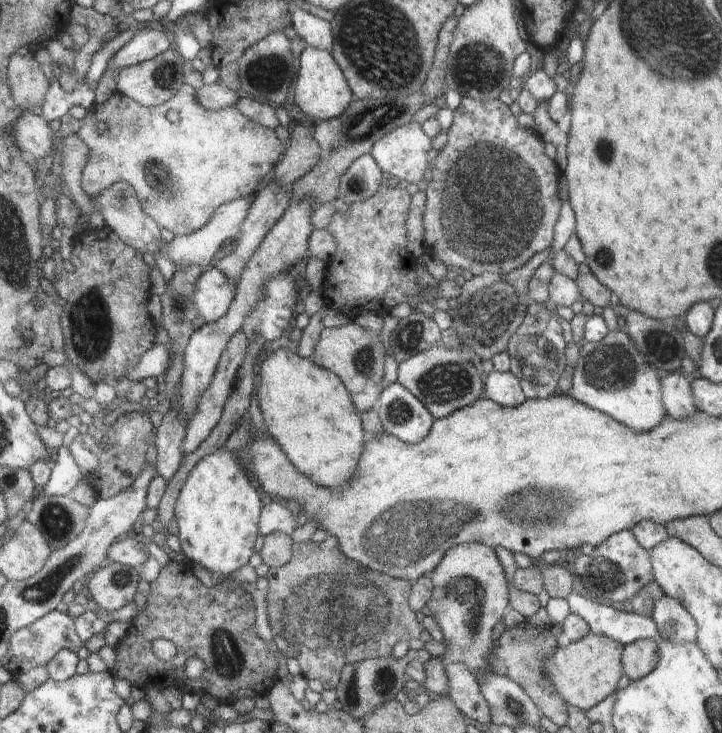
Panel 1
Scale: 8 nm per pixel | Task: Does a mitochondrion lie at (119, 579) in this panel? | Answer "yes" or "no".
yes

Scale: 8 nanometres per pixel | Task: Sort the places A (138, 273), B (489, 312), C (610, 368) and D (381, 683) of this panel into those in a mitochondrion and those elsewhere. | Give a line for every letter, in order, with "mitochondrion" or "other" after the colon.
A: other
B: mitochondrion
C: mitochondrion
D: mitochondrion

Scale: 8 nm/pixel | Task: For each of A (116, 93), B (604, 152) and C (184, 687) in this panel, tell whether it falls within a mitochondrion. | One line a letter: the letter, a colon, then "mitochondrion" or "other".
A: other
B: mitochondrion
C: other

